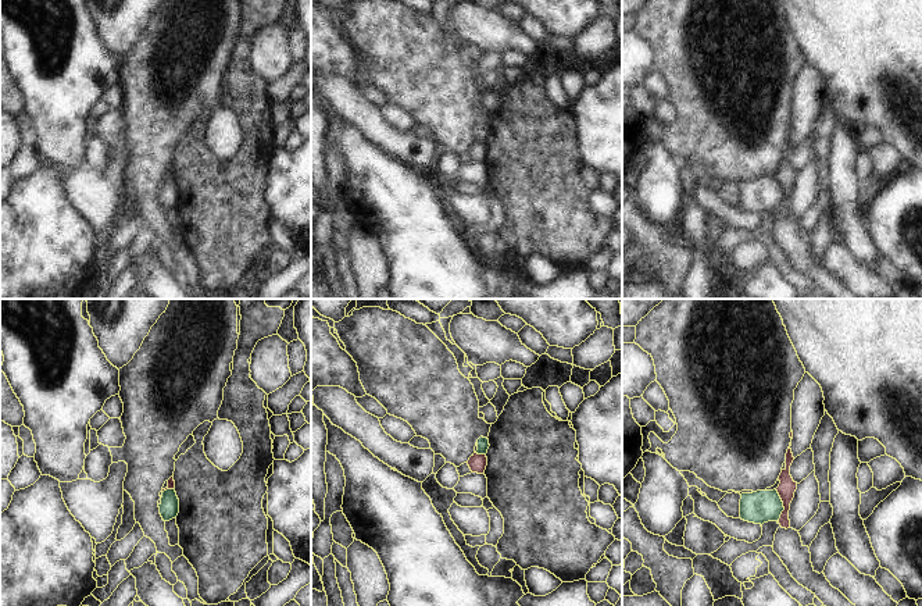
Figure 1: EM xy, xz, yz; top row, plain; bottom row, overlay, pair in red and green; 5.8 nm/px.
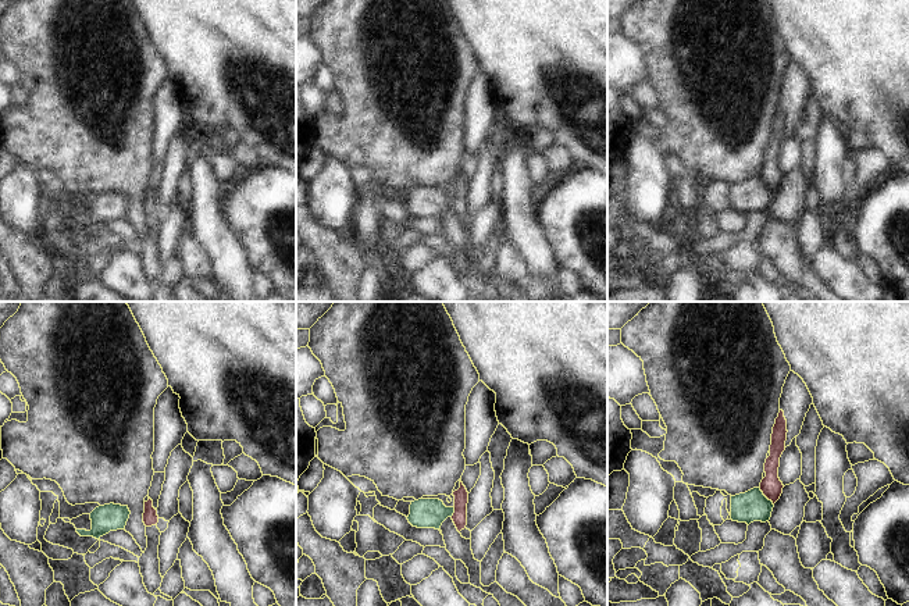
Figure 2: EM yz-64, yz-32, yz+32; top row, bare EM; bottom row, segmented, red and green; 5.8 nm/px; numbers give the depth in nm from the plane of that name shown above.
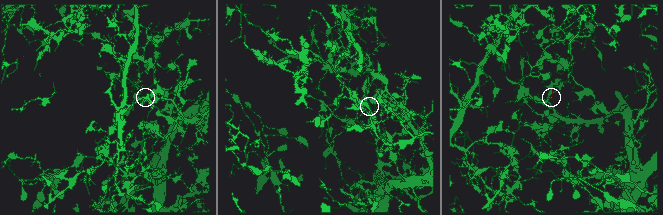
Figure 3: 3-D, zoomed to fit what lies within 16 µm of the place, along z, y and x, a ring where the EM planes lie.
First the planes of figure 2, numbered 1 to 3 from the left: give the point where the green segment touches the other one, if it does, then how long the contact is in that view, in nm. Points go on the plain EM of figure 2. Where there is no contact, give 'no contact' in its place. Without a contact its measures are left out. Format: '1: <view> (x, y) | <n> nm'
1: no contact
2: yz-32 (455, 200) | 70 nm
3: yz+32 (766, 185) | 130 nm

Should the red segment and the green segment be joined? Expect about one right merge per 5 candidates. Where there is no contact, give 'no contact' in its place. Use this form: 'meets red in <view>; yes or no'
meets red in yz; no

